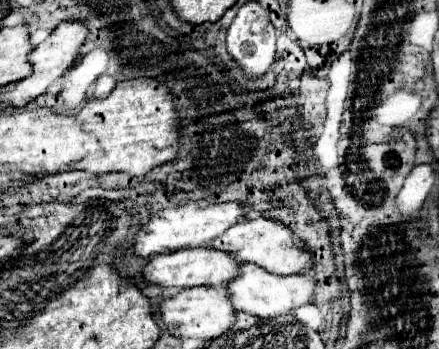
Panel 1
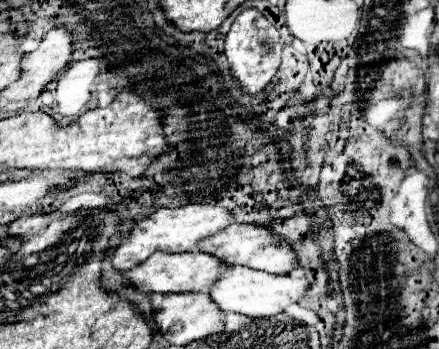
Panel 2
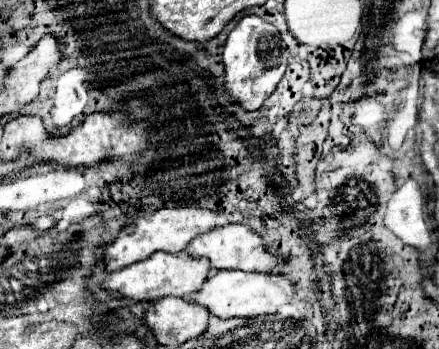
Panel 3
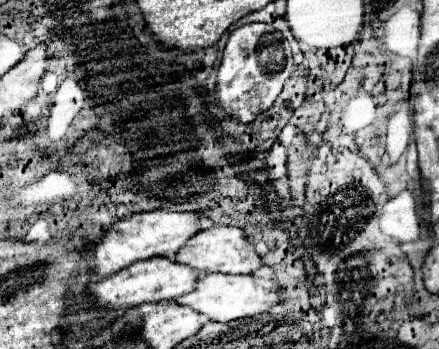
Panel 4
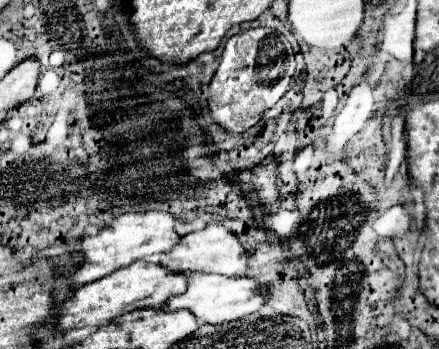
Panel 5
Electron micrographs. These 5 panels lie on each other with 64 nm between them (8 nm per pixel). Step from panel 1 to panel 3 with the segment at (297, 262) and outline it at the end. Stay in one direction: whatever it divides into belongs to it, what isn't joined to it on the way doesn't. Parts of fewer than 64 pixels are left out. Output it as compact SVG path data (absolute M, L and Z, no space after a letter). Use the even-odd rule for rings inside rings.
M226 224L220 228L214 228L212 232L200 234L192 244L188 246L188 254L194 258L208 258L214 268L224 270L246 270L246 272L280 272L286 266L284 256L272 254L264 248L262 236L250 230L244 224Z

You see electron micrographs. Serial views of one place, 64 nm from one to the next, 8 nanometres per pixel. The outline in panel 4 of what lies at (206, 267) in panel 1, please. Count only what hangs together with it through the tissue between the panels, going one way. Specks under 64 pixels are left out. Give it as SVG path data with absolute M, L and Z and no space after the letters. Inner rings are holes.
M154 256L148 260L140 260L112 276L98 278L96 282L88 284L88 292L96 300L96 306L102 308L124 308L124 306L138 306L142 302L160 302L160 300L176 300L196 286L198 272L188 268L188 264L180 264L176 260Z

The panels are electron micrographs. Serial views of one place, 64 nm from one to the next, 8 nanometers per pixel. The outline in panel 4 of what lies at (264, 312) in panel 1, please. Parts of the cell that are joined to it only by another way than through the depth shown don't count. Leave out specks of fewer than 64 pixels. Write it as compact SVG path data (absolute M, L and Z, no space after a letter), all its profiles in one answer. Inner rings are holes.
M200 274L198 286L190 294L180 296L176 302L194 308L196 312L204 314L208 320L230 322L270 312L272 306L280 304L280 300L282 300L282 288L274 286L274 282L268 282L252 274Z

